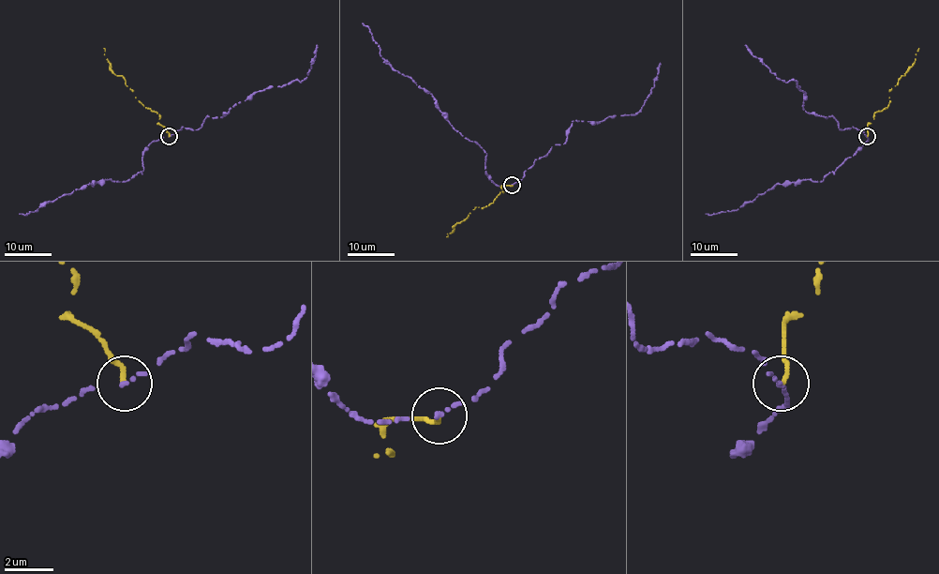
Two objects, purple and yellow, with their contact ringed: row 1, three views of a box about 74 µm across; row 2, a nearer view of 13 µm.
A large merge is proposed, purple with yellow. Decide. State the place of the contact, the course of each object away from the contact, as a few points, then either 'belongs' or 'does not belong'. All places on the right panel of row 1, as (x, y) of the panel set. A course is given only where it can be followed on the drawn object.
place (867, 136); course purple (867, 136), (853, 127), (840, 130), (830, 115), (803, 110), (803, 91), (797, 83), (776, 77), (745, 45); course yellow (867, 136), (867, 125), (874, 119), (874, 114), (888, 106), (889, 91), (916, 60), (919, 49); does not belong

